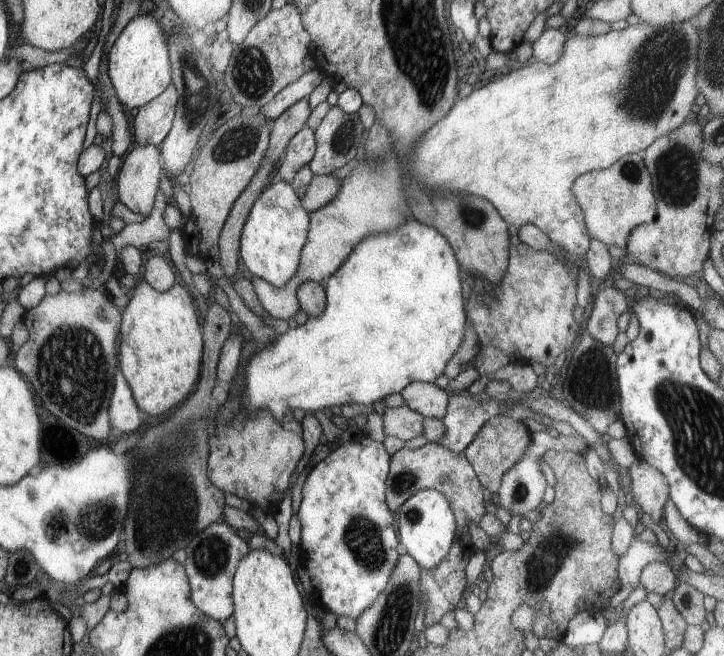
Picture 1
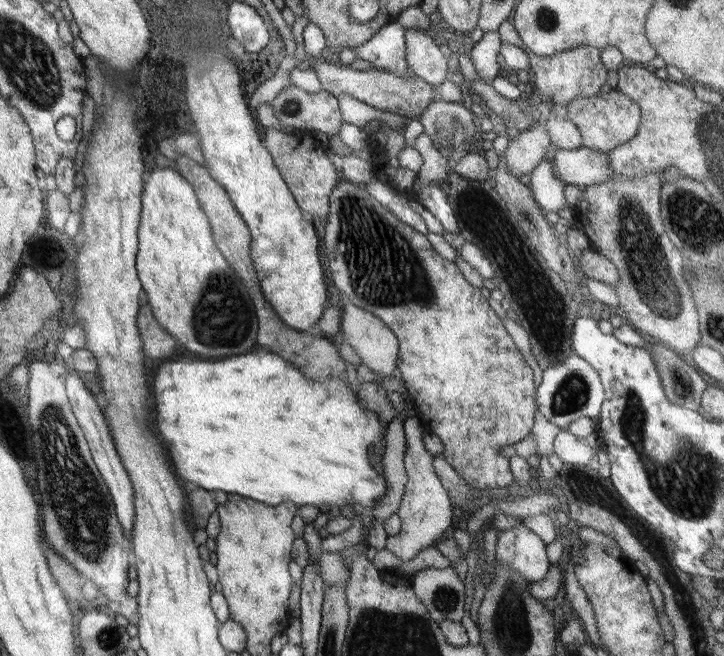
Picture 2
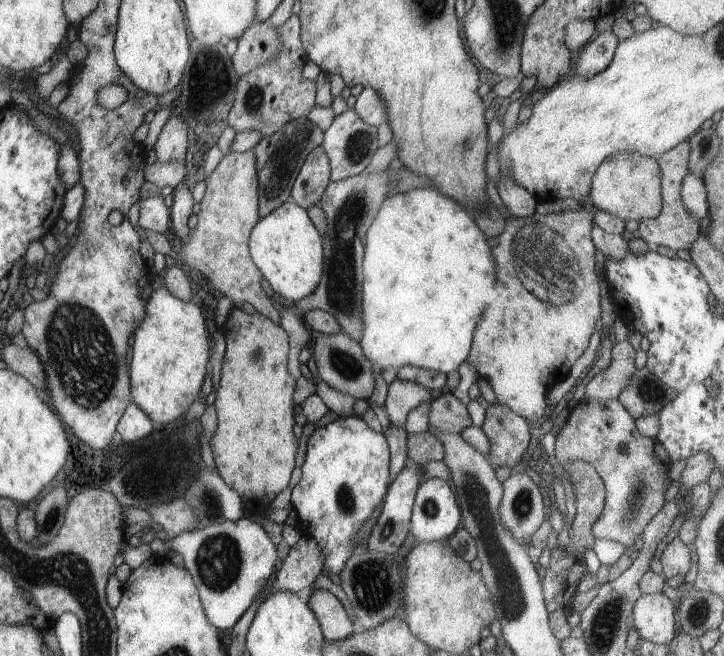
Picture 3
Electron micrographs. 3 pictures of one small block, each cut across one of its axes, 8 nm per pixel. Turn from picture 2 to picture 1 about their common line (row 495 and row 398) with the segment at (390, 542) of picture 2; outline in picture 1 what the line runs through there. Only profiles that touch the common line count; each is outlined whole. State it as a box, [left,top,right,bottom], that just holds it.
[399,381,449,419]

